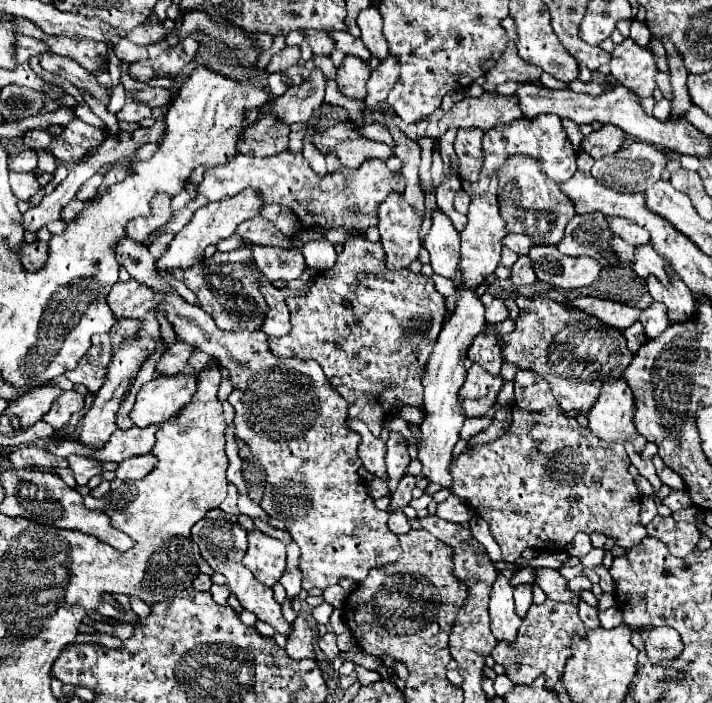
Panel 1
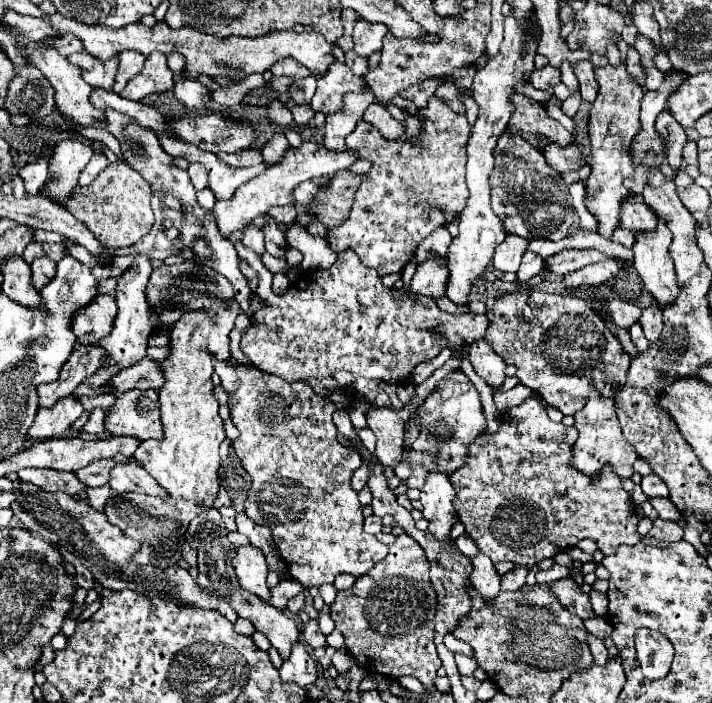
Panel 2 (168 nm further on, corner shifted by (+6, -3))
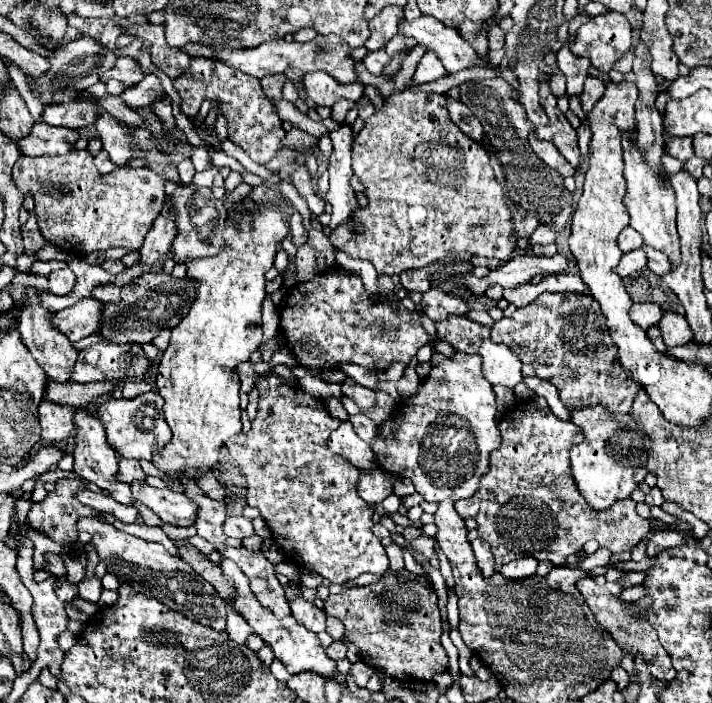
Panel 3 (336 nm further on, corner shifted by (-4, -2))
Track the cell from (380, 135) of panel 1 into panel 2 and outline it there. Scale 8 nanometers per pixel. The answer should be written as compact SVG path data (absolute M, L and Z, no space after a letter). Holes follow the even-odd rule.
M432 95L426 107L416 109L416 115L408 113L404 129L406 131L402 137L390 141L382 137L376 127L372 127L366 121L360 121L356 129L346 137L346 149L354 151L358 159L370 161L372 169L366 173L364 181L356 189L350 217L344 223L326 229L326 241L334 253L340 253L344 249L354 249L360 261L366 267L376 269L380 277L402 271L404 265L410 261L418 243L426 239L434 229L454 223L468 201L468 189L464 177L466 177L466 143L468 143L470 125L466 117L456 115L446 105L444 99Z

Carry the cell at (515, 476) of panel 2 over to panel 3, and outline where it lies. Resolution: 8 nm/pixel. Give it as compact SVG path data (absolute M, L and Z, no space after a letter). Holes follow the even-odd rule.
M532 396L518 402L498 422L498 430L502 432L502 444L490 454L490 468L480 478L480 488L468 500L456 500L456 512L462 518L470 516L478 522L478 538L492 546L496 564L508 564L518 556L534 556L536 560L550 560L560 566L570 554L582 550L588 540L598 540L598 544L612 554L622 554L630 552L648 534L650 524L636 514L636 502L632 498L622 498L606 510L588 506L570 474L570 448L583 441L582 430L574 422L554 416L544 398Z

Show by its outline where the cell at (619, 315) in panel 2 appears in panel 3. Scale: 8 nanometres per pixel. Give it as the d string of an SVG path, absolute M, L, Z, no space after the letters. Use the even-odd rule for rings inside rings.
M644 302L644 304L632 304L632 308L630 308L630 318L632 318L632 322L634 322L636 326L640 326L642 330L658 324L660 316L662 316L662 308L660 308L658 304L648 304L648 302Z

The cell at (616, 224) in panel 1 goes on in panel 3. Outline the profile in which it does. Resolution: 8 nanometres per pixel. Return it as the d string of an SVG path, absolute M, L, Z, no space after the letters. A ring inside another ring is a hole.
M630 226L624 228L624 230L620 232L620 236L618 236L618 246L620 246L622 252L636 250L636 248L640 248L642 244L644 244L642 236L638 236L638 232L634 232Z

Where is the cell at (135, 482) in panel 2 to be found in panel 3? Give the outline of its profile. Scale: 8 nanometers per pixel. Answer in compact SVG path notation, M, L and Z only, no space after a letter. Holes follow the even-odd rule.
M132 482L130 484L132 498L136 502L146 504L150 510L154 510L166 524L172 526L192 526L196 520L196 502L190 500L184 492L168 490L168 488L152 488L150 484Z

